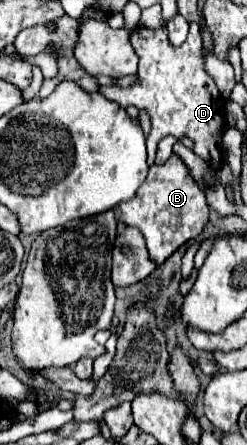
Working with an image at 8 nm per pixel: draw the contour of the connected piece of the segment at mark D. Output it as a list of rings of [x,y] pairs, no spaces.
[[[190,24],[188,38],[182,46],[172,46],[168,40],[166,26],[156,30],[152,28],[136,28],[130,32],[130,42],[134,52],[138,54],[138,72],[136,82],[128,88],[100,86],[98,92],[108,100],[116,100],[120,106],[136,106],[144,108],[150,114],[150,134],[146,138],[148,148],[148,166],[154,164],[156,146],[164,136],[190,138],[194,144],[194,152],[210,164],[214,174],[220,178],[220,170],[224,164],[222,152],[222,136],[220,128],[224,126],[224,100],[212,80],[212,76],[204,70],[202,60],[202,36],[198,24]]]

